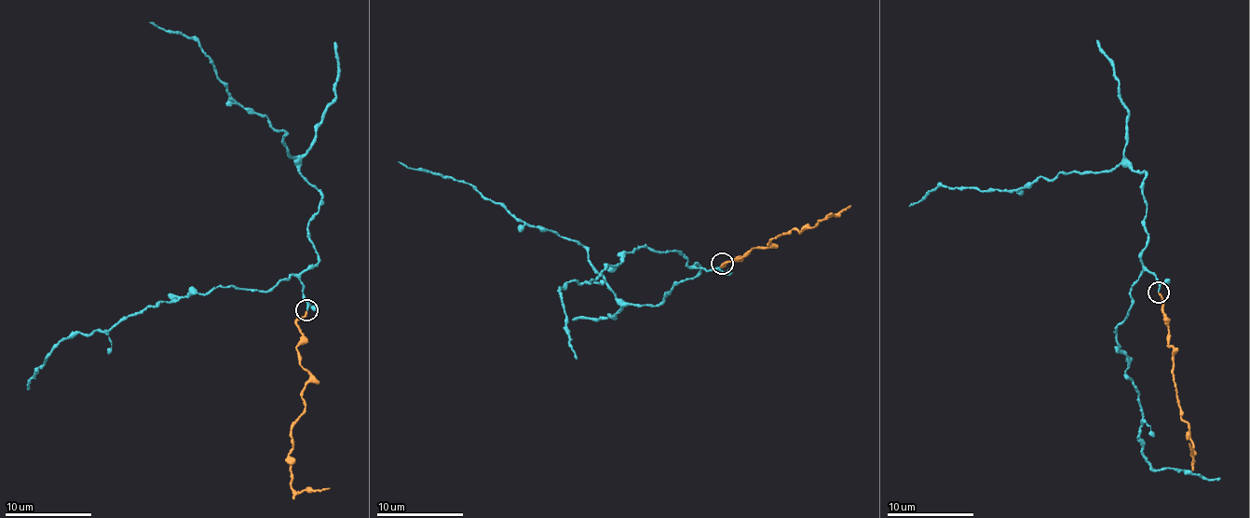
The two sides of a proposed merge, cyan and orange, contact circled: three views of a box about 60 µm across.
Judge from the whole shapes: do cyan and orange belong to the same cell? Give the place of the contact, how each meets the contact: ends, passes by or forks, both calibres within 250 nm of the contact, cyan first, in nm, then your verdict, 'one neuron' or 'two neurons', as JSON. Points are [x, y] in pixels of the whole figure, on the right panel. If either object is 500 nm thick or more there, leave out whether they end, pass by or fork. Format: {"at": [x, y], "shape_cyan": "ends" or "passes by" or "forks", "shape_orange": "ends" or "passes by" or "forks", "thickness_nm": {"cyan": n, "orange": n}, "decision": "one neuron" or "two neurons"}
{"at": [1158, 292], "shape_cyan": "passes by", "shape_orange": "ends", "thickness_nm": {"cyan": 100, "orange": 160}, "decision": "one neuron"}

